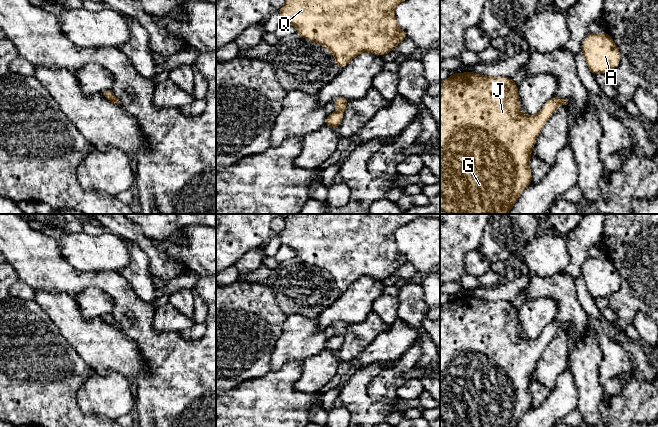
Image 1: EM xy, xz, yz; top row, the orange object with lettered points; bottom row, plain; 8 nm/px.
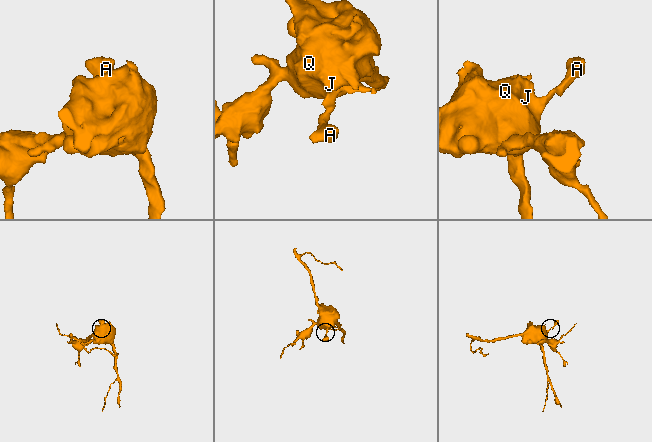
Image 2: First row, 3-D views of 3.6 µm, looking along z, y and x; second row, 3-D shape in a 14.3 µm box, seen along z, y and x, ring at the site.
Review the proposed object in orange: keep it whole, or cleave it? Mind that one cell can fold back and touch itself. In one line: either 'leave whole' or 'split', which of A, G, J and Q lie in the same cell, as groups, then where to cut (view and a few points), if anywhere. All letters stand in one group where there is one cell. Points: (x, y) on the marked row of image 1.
leave whole; groups A G J Q; cut none

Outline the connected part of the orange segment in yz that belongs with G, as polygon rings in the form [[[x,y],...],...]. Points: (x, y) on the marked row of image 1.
[[[472,71],[463,74],[454,72],[445,81],[440,81],[440,210],[450,214],[507,214],[524,189],[532,182],[530,170],[531,151],[542,127],[553,115],[560,104],[567,105],[567,99],[561,99],[556,95],[547,100],[541,111],[535,115],[528,115],[521,111],[519,106],[518,86],[512,78],[506,76],[492,77],[480,75]]]

